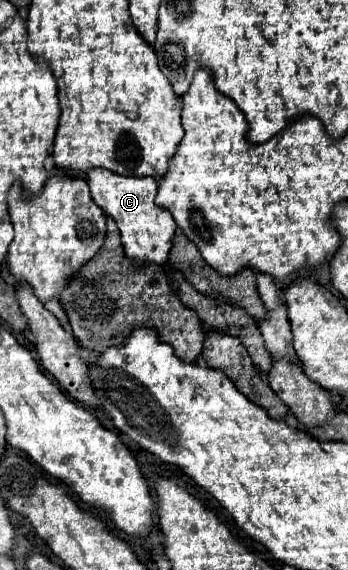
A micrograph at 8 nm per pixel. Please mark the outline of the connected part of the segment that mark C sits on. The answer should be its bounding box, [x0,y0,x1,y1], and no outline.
[88,168,176,266]

